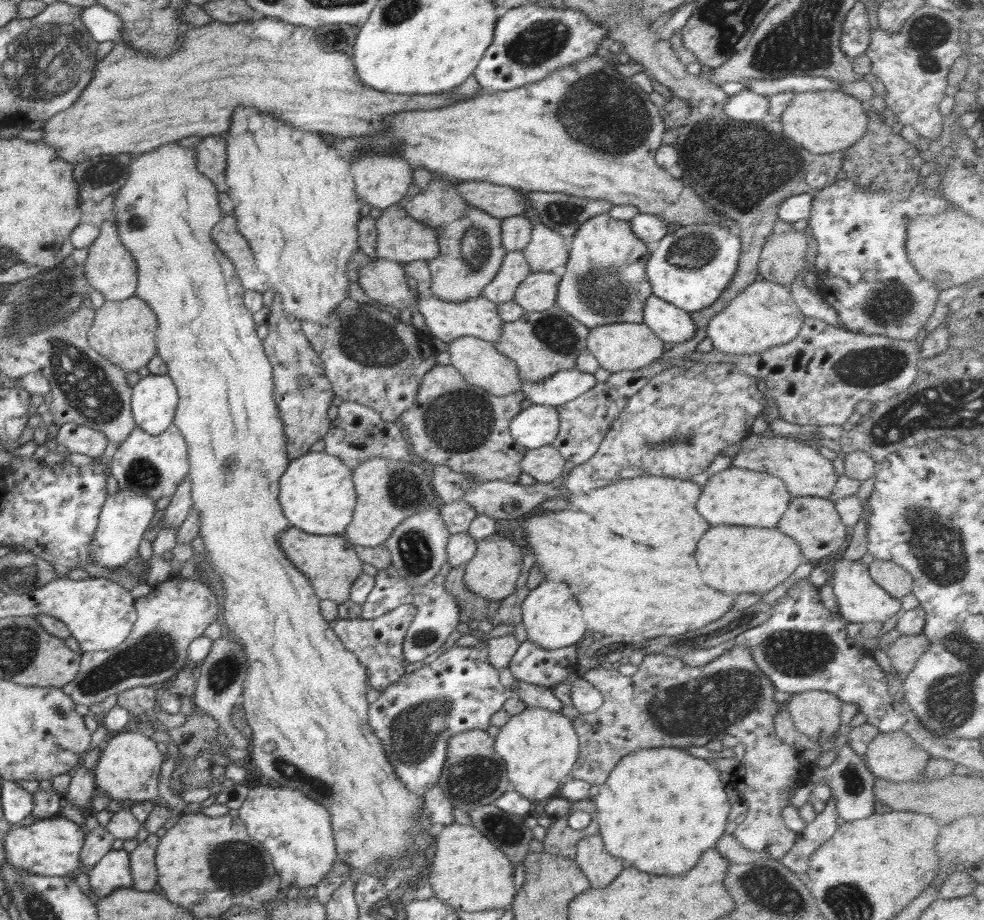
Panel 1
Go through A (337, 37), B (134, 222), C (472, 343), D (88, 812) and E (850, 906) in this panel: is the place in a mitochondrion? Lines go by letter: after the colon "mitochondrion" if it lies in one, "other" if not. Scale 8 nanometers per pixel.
A: other
B: other
C: other
D: other
E: mitochondrion

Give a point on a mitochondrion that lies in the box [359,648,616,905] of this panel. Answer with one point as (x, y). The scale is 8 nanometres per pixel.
(413, 733)

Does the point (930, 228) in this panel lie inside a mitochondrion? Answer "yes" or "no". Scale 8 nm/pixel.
no

